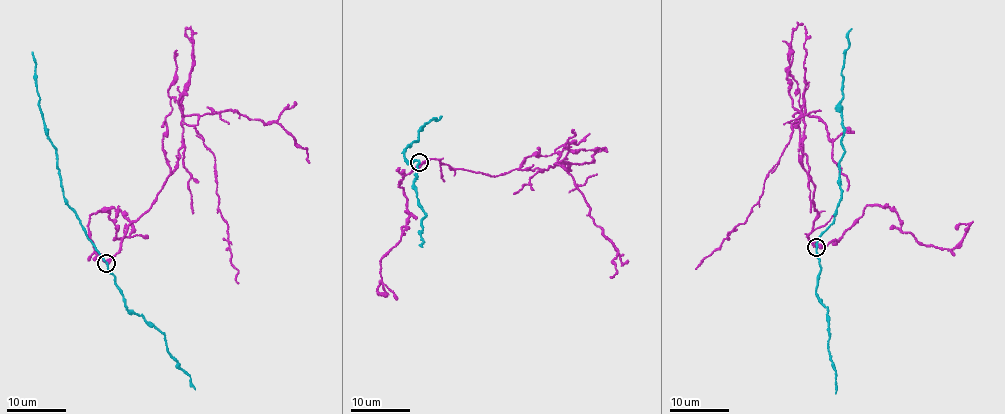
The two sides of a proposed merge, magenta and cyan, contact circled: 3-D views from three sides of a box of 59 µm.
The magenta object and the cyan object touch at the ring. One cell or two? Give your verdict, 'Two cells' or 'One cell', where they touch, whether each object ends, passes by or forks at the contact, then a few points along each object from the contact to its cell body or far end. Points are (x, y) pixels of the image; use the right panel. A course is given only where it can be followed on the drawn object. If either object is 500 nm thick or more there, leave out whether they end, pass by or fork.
Two cells. Place: (816, 247). At the ring magenta ends. At the ring cyan passes by. Course of magenta: (816, 247), (808, 236), (817, 213), (815, 190), (801, 161), (801, 114), (747, 220), (695, 269). Course of cyan: (816, 247), (833, 220), (841, 192), (841, 71), (851, 28)

